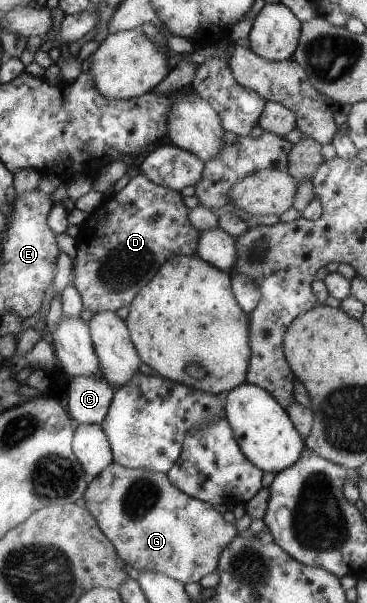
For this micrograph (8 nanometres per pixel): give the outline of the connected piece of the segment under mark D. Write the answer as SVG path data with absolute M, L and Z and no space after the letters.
M144 173L132 178L120 192L112 193L81 225L80 234L76 238L73 283L83 296L84 310L89 310L92 316L108 311L115 313L124 306L130 307L167 260L176 255L196 255L202 236L191 221L191 209L184 204L182 194L152 182Z

